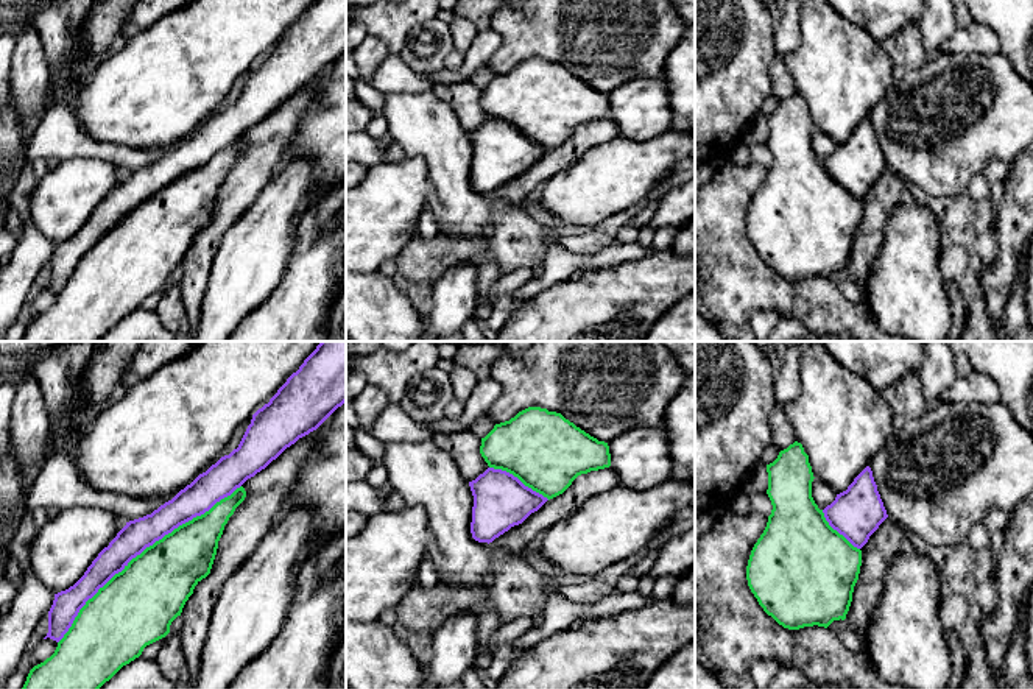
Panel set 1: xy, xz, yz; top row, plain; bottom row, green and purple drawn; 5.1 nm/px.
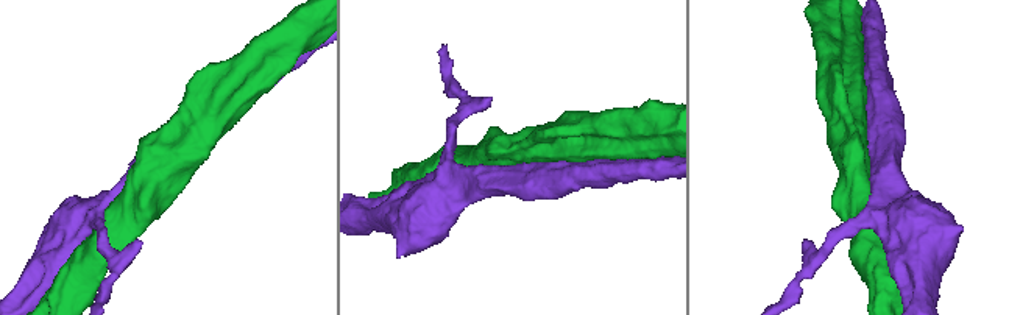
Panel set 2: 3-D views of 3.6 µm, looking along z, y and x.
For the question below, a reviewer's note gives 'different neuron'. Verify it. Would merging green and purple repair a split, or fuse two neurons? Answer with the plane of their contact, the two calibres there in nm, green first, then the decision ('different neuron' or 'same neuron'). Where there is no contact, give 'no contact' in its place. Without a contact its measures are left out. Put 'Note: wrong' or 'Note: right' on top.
Note: right
xy | 380/160 nm | different neuron

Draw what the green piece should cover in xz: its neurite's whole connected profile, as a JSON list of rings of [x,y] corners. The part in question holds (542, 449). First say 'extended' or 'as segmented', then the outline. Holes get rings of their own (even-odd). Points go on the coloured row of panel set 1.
as segmented; [[[528,407],[495,424],[481,438],[480,454],[489,468],[513,474],[548,500],[578,475],[611,466],[608,443],[541,407]]]

